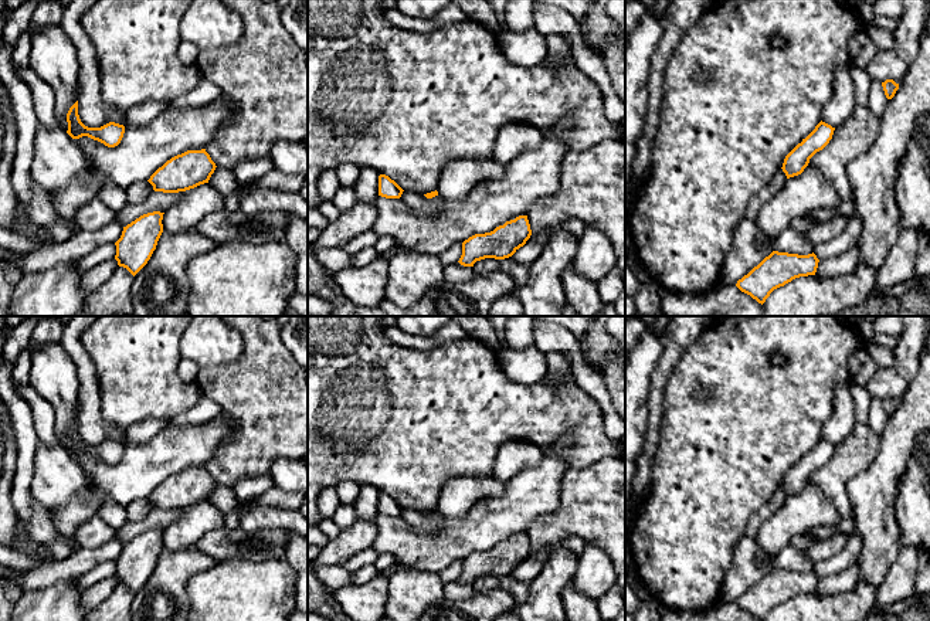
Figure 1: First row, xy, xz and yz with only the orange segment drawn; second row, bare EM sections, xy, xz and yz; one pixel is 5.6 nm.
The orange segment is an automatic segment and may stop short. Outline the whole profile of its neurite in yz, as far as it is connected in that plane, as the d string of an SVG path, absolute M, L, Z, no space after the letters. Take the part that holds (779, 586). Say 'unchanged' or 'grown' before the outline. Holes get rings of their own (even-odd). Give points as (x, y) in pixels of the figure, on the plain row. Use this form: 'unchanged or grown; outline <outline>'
unchanged; outline M773 569L747 593L737 598L736 604L764 621L770 611L800 594L815 593L819 577L817 573L798 573Z

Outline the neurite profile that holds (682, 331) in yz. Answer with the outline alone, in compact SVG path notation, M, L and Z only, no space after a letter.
M673 316L665 329L663 350L651 374L646 434L642 449L637 458L637 471L632 481L634 499L644 502L652 485L652 458L658 449L661 420L663 417L663 391L668 379L685 349L717 316Z

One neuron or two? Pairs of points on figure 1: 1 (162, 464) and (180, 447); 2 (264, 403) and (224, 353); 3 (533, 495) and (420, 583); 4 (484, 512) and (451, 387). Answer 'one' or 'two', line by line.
1: one
2: two
3: two
4: two

